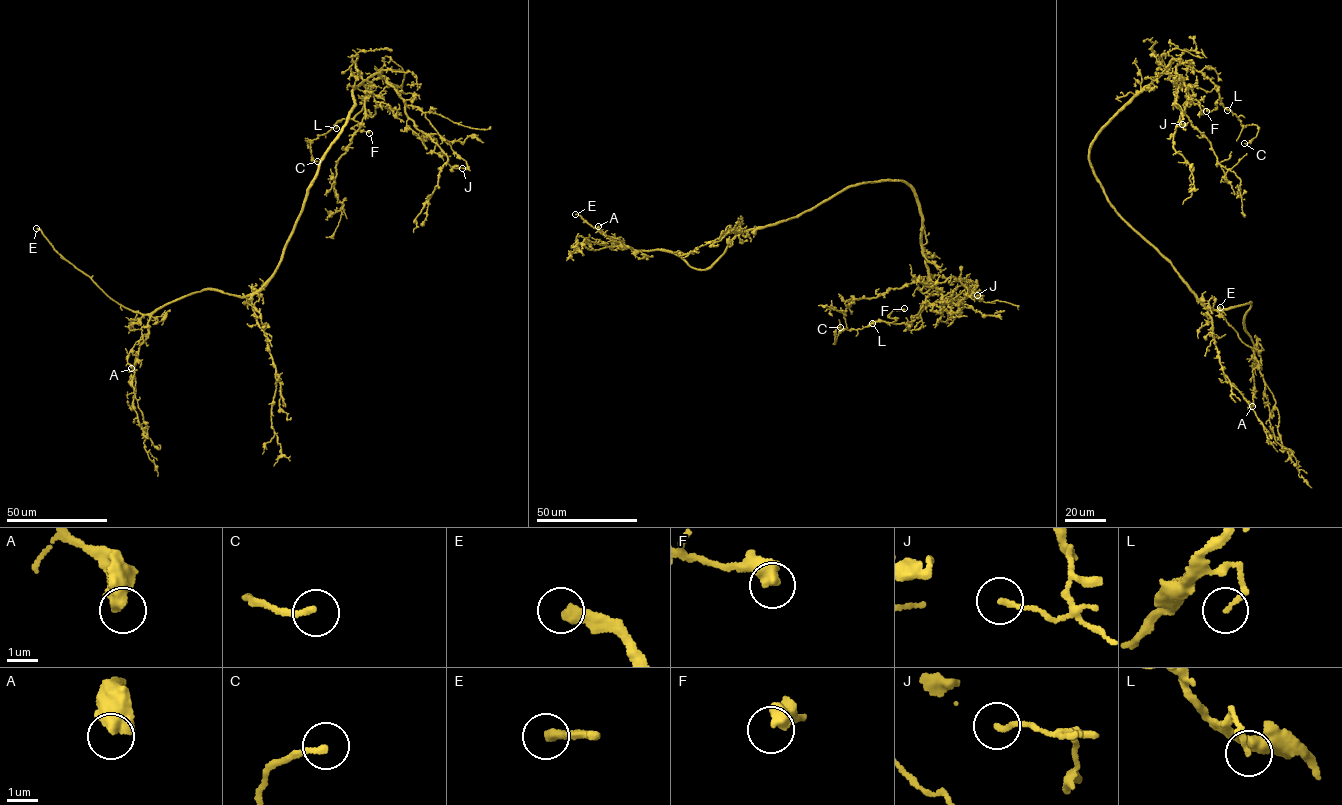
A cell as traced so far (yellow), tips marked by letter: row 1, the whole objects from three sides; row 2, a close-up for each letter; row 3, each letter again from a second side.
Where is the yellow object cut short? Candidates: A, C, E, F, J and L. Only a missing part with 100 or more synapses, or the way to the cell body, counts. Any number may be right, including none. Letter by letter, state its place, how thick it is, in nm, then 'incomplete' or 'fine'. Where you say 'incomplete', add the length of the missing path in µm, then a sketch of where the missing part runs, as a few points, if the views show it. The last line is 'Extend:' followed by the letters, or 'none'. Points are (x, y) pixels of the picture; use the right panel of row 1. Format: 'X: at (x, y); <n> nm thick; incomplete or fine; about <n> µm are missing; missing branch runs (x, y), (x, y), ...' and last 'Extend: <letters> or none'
A: at (1252, 406); 550 nm thick; fine
C: at (1244, 143); 200 nm thick; fine
E: at (1220, 307); 360 nm thick; incomplete; about 25 µm are missing
F: at (1206, 111); 480 nm thick; fine
J: at (1182, 124); 160 nm thick; fine
L: at (1227, 110); 140 nm thick; fine
Extend: E

